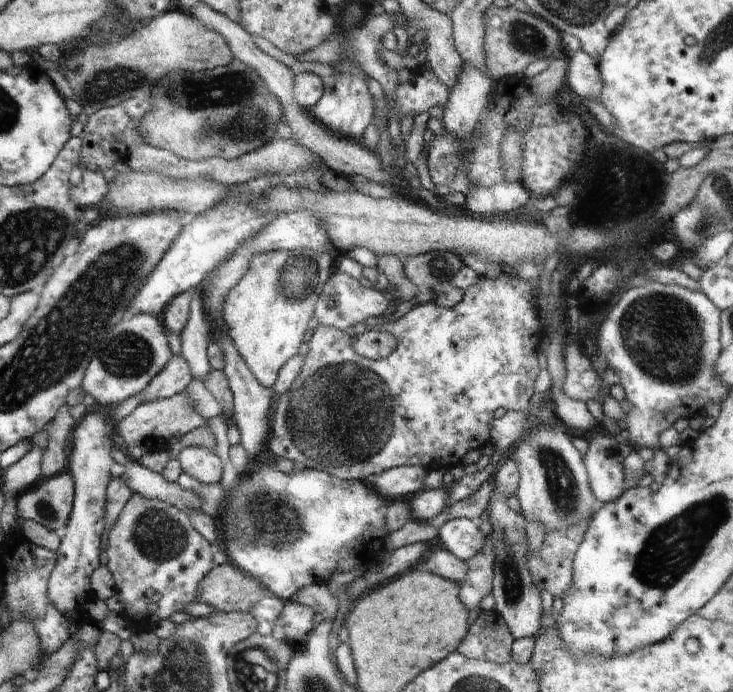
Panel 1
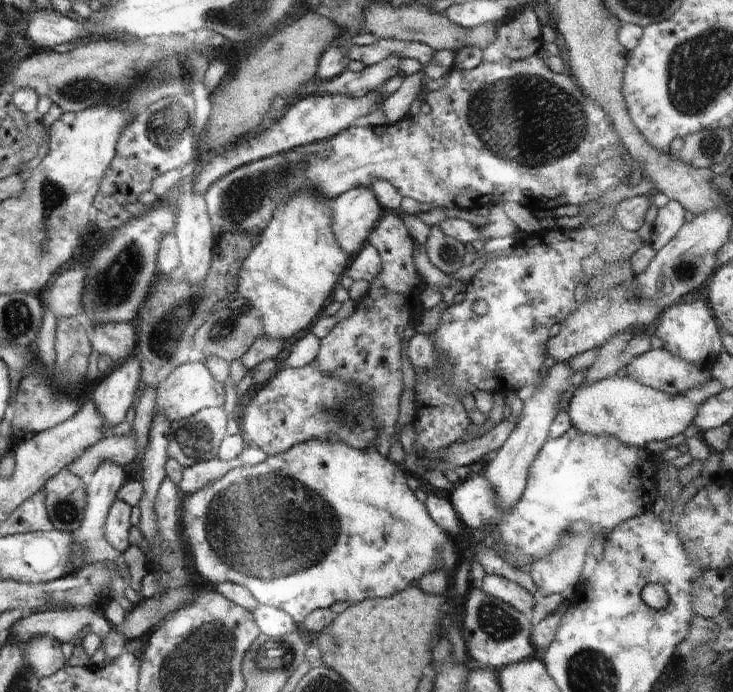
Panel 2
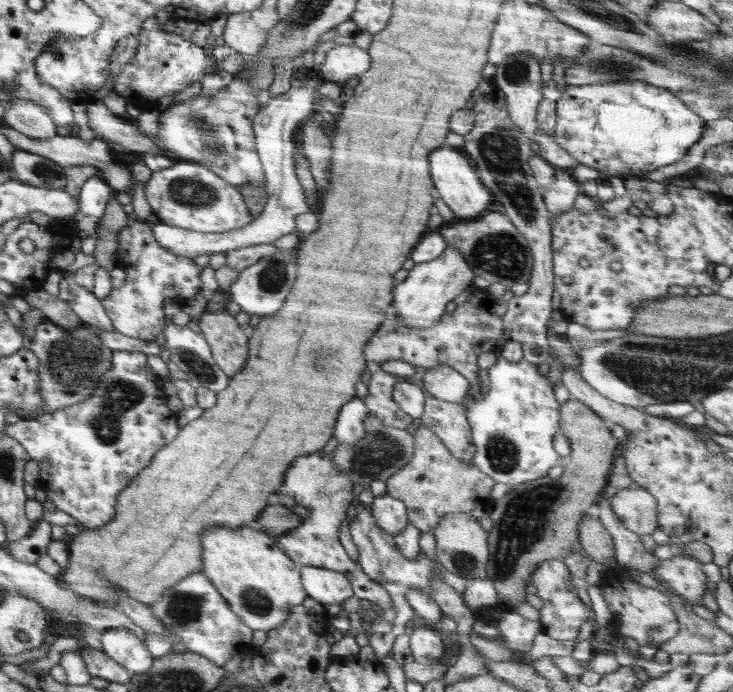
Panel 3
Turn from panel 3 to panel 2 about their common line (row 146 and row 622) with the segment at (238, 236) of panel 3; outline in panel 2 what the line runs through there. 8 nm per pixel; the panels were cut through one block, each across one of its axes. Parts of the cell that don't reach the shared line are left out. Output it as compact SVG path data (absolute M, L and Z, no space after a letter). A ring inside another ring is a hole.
M259 604L252 613L260 632L265 635L280 638L300 629L294 619L282 609Z

